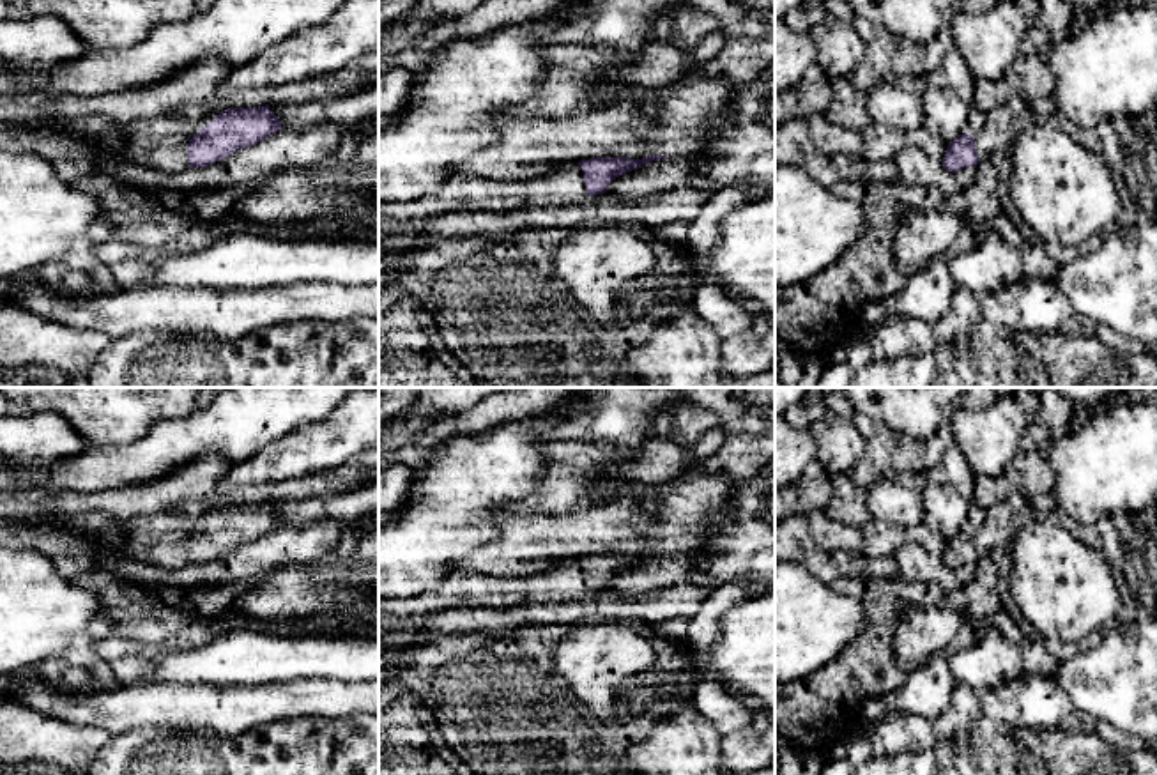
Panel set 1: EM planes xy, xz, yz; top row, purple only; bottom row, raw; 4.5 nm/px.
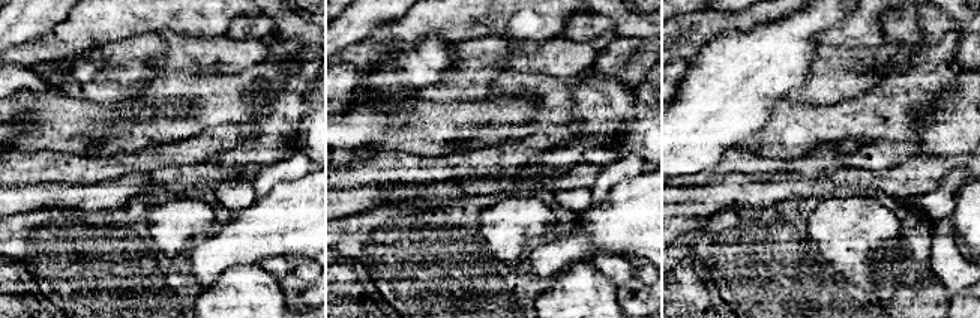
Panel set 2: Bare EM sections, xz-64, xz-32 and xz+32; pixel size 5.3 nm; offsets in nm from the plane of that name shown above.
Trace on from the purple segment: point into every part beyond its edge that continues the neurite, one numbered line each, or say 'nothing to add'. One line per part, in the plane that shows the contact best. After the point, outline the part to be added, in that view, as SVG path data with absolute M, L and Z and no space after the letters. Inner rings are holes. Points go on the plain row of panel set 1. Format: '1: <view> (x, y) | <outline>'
1: xy (160, 540) | M166 513L140 515L117 522L120 541L80 536L67 517L0 520L0 545L37 550L57 572L73 580L85 572L104 570L111 559L131 559L161 570L189 564L188 540L202 526L186 524Z

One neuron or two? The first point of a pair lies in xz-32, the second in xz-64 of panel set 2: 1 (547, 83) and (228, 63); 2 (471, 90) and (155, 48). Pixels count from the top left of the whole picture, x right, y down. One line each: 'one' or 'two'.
1: two
2: one

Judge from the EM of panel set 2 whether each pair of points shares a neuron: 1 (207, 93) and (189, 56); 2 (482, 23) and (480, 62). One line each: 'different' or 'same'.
1: different
2: different

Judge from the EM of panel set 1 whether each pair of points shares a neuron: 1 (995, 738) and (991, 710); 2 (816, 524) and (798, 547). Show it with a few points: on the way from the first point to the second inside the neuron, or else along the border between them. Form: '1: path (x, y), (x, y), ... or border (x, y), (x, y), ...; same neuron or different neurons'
1: border (982, 713), (1012, 728), (1030, 728), (1034, 731); different neurons
2: border (805, 515), (812, 538), (830, 554); different neurons

